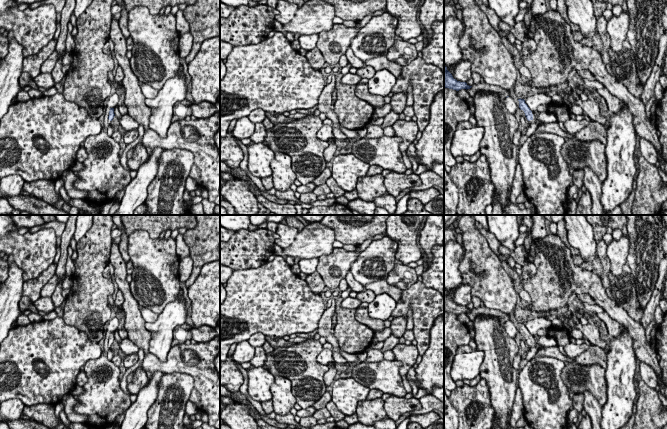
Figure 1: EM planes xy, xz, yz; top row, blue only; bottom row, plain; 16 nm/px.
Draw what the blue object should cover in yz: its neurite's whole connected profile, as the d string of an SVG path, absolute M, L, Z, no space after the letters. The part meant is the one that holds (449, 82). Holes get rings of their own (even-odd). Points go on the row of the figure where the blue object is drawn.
M444 65L444 88L453 89L459 91L461 89L470 89L472 86L469 86L466 82L460 82L453 78L452 74L447 70L447 67Z

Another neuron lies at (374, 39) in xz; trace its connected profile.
M387 11L374 16L352 39L350 47L363 62L387 54L395 42L398 19Z

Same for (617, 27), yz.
M621 12L619 16L613 15L607 23L607 31L610 36L610 49L618 52L623 48L623 42L627 39L630 24L629 12Z

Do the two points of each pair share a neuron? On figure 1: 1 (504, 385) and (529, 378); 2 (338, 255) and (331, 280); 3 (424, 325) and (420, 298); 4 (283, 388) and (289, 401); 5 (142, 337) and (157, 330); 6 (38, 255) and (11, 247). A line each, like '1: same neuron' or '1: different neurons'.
1: different neurons
2: same neuron
3: same neuron
4: same neuron
5: different neurons
6: same neuron

